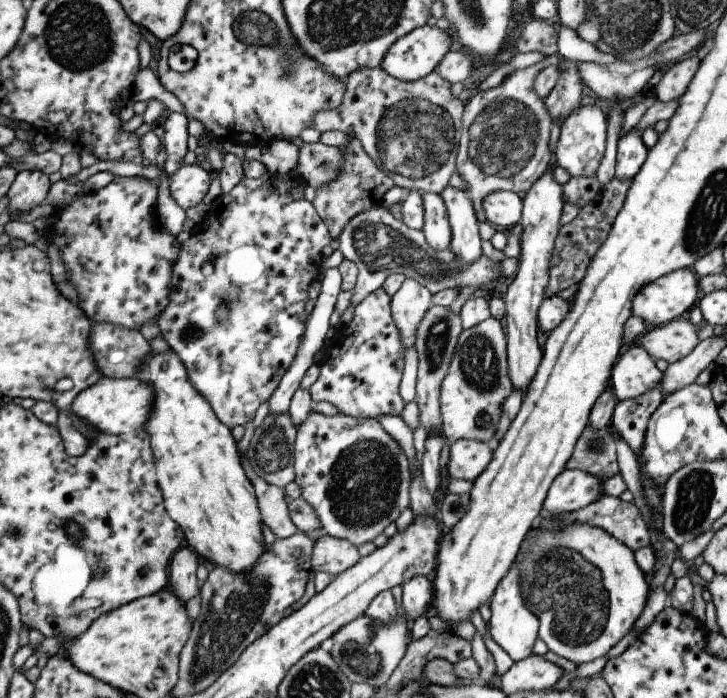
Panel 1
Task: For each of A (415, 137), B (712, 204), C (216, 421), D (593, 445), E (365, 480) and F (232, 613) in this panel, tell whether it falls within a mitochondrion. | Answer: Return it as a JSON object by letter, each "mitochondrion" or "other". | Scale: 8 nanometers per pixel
{"A":"mitochondrion","B":"mitochondrion","C":"other","D":"mitochondrion","E":"mitochondrion","F":"mitochondrion"}

